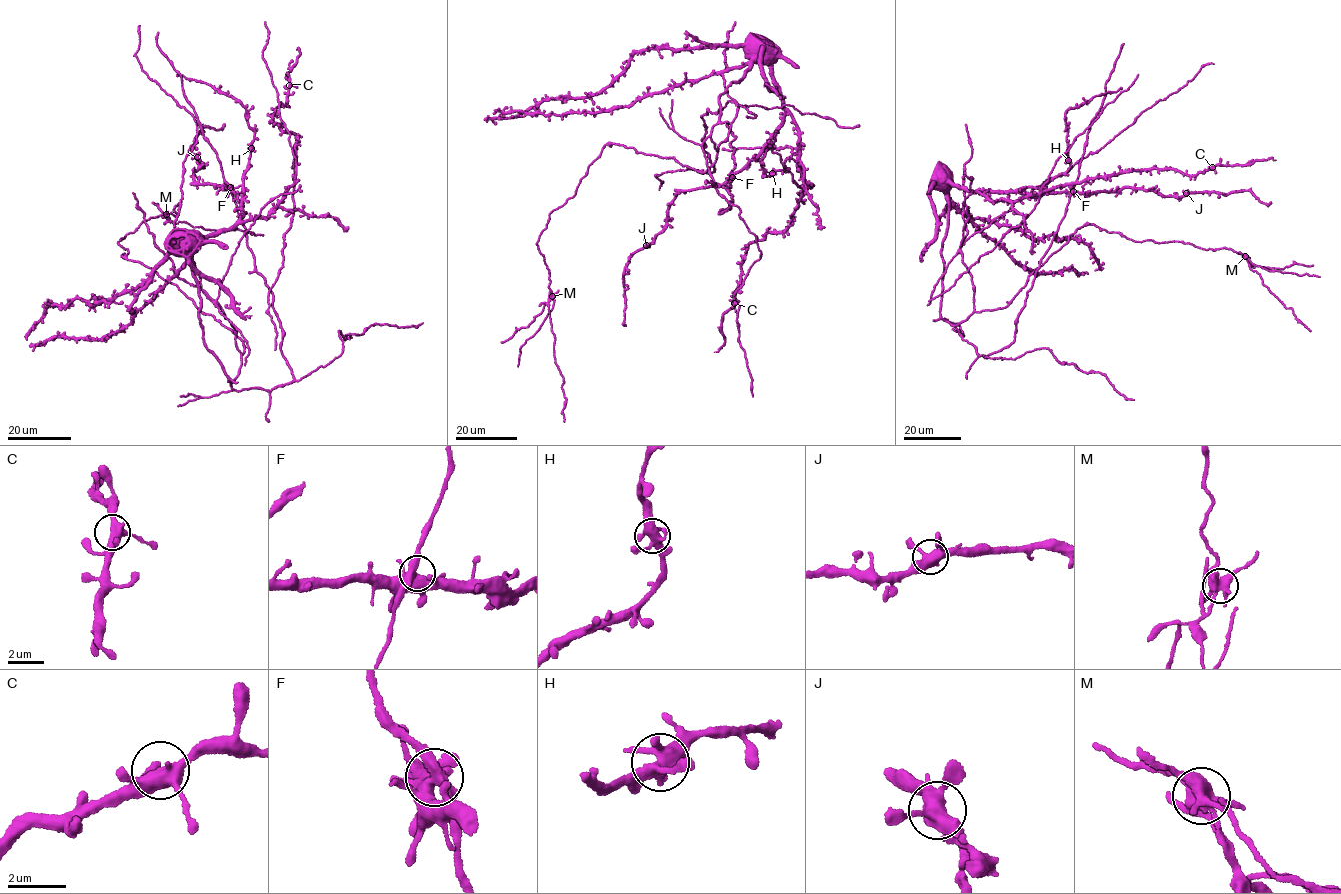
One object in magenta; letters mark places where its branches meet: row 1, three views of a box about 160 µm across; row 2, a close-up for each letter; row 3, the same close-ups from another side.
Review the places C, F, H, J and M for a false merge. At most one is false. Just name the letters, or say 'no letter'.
M

